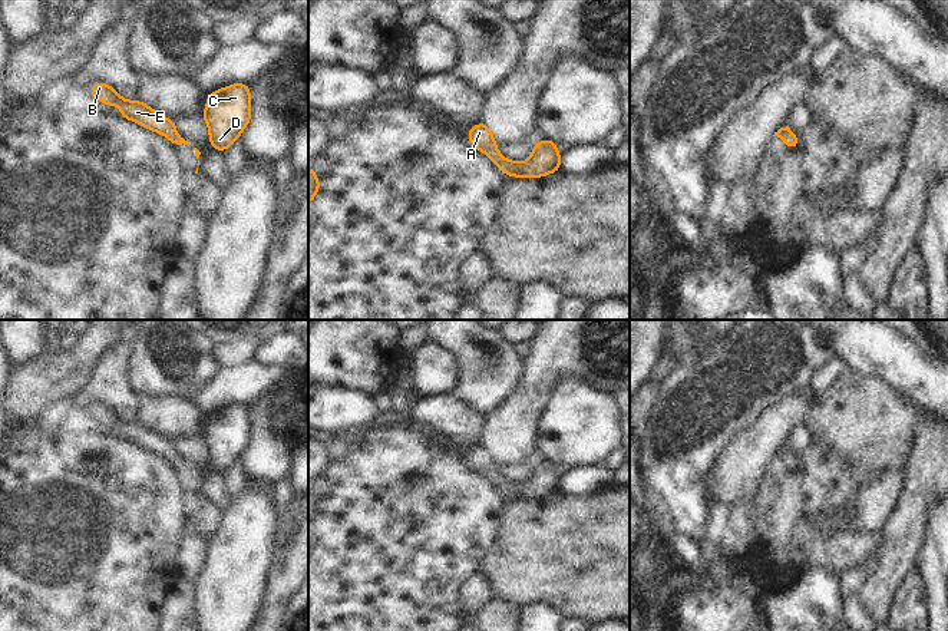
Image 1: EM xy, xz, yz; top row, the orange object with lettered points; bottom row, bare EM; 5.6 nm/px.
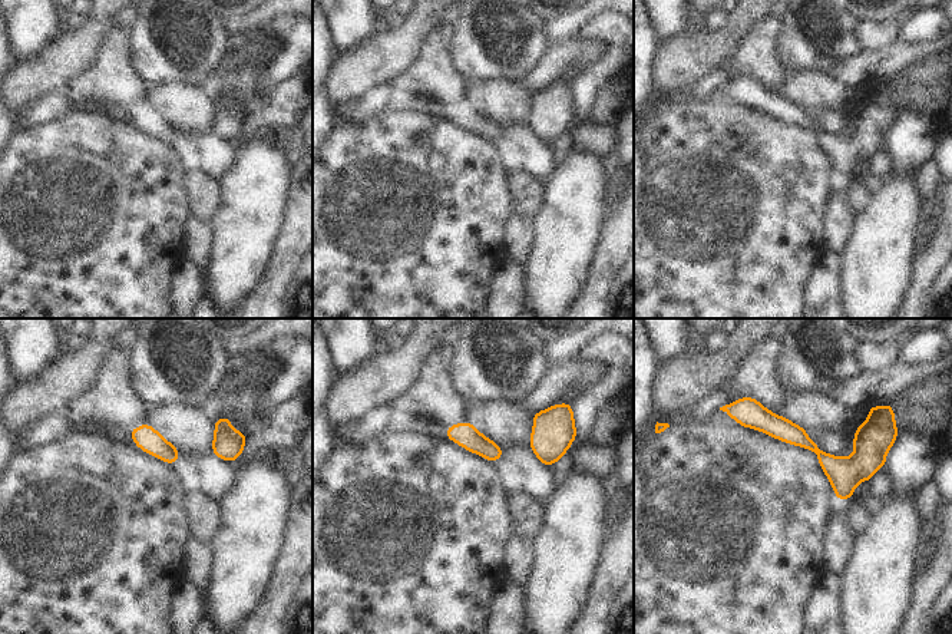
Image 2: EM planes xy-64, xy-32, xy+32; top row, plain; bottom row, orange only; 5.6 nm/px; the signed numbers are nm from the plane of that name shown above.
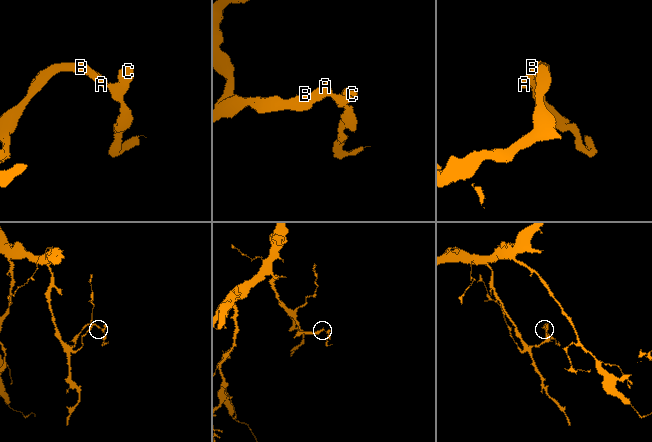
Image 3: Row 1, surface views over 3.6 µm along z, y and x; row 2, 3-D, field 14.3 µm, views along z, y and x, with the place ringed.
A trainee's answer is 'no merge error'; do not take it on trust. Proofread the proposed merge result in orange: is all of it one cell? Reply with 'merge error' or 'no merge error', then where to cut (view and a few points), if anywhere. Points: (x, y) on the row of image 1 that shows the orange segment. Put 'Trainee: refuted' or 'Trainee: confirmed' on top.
Trainee: confirmed
no merge error; cut none

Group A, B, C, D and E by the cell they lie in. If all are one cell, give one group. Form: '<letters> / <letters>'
A B C D E

